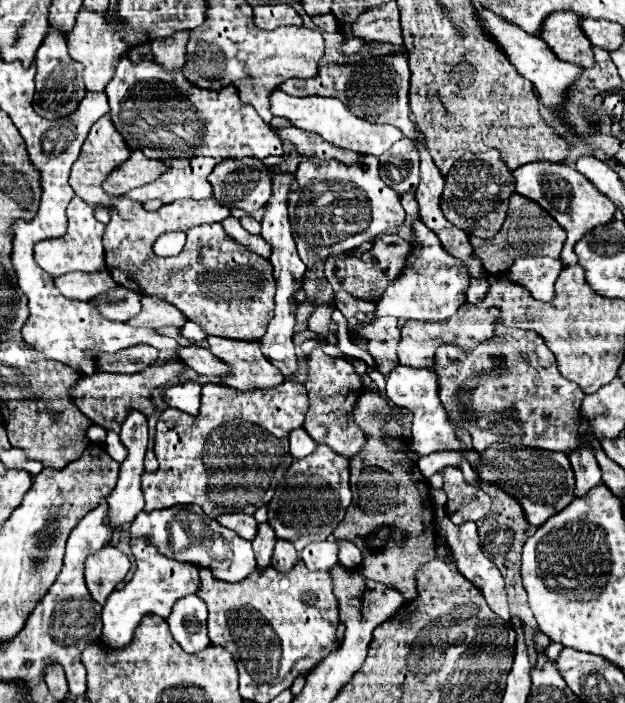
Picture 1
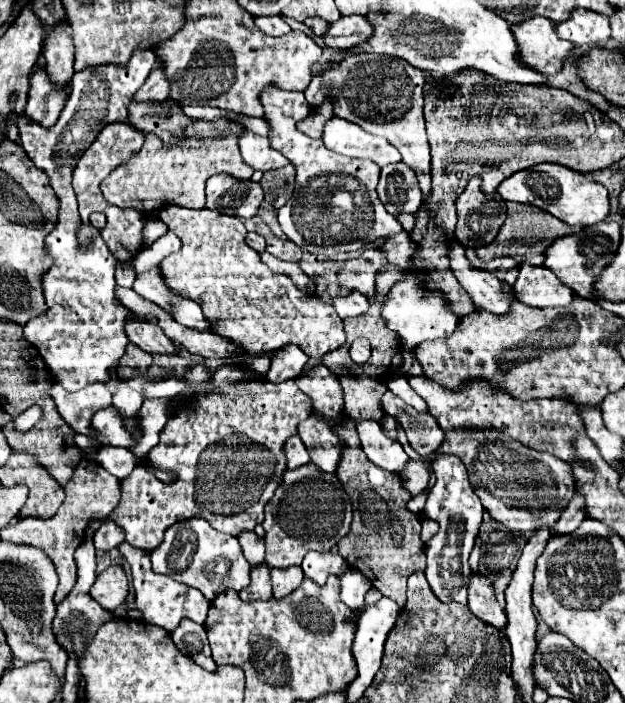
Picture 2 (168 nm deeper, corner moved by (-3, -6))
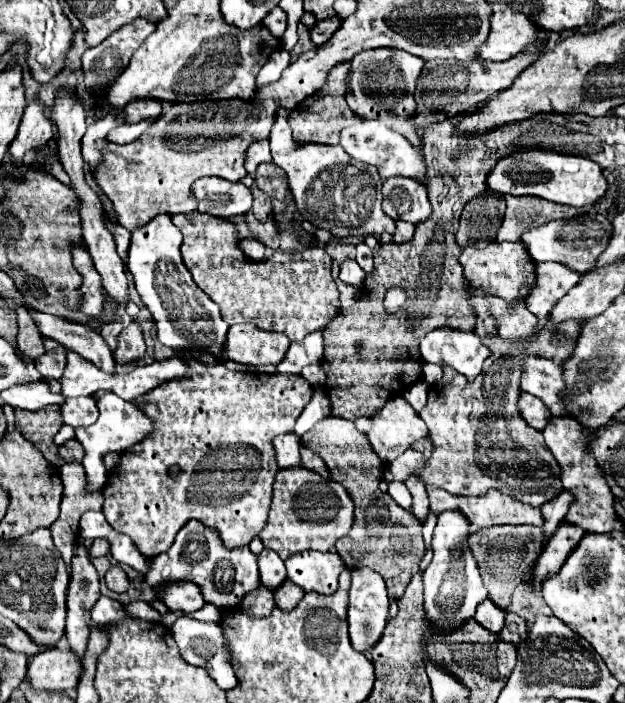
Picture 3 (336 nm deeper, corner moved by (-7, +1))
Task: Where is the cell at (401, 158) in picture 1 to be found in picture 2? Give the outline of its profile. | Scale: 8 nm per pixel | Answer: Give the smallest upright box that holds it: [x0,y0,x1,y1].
[377,163,423,217]

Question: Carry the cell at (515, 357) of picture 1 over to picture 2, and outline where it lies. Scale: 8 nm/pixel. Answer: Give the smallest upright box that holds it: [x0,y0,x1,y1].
[405,373,583,463]

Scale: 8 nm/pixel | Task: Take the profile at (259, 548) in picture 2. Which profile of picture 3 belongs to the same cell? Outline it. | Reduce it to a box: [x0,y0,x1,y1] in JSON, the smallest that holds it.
[257,548,287,590]

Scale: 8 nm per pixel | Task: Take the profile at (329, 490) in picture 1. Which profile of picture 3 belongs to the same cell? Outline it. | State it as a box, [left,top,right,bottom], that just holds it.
[259,468,353,560]

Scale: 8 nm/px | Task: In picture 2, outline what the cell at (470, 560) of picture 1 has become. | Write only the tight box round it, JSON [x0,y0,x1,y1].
[469,575,505,629]

